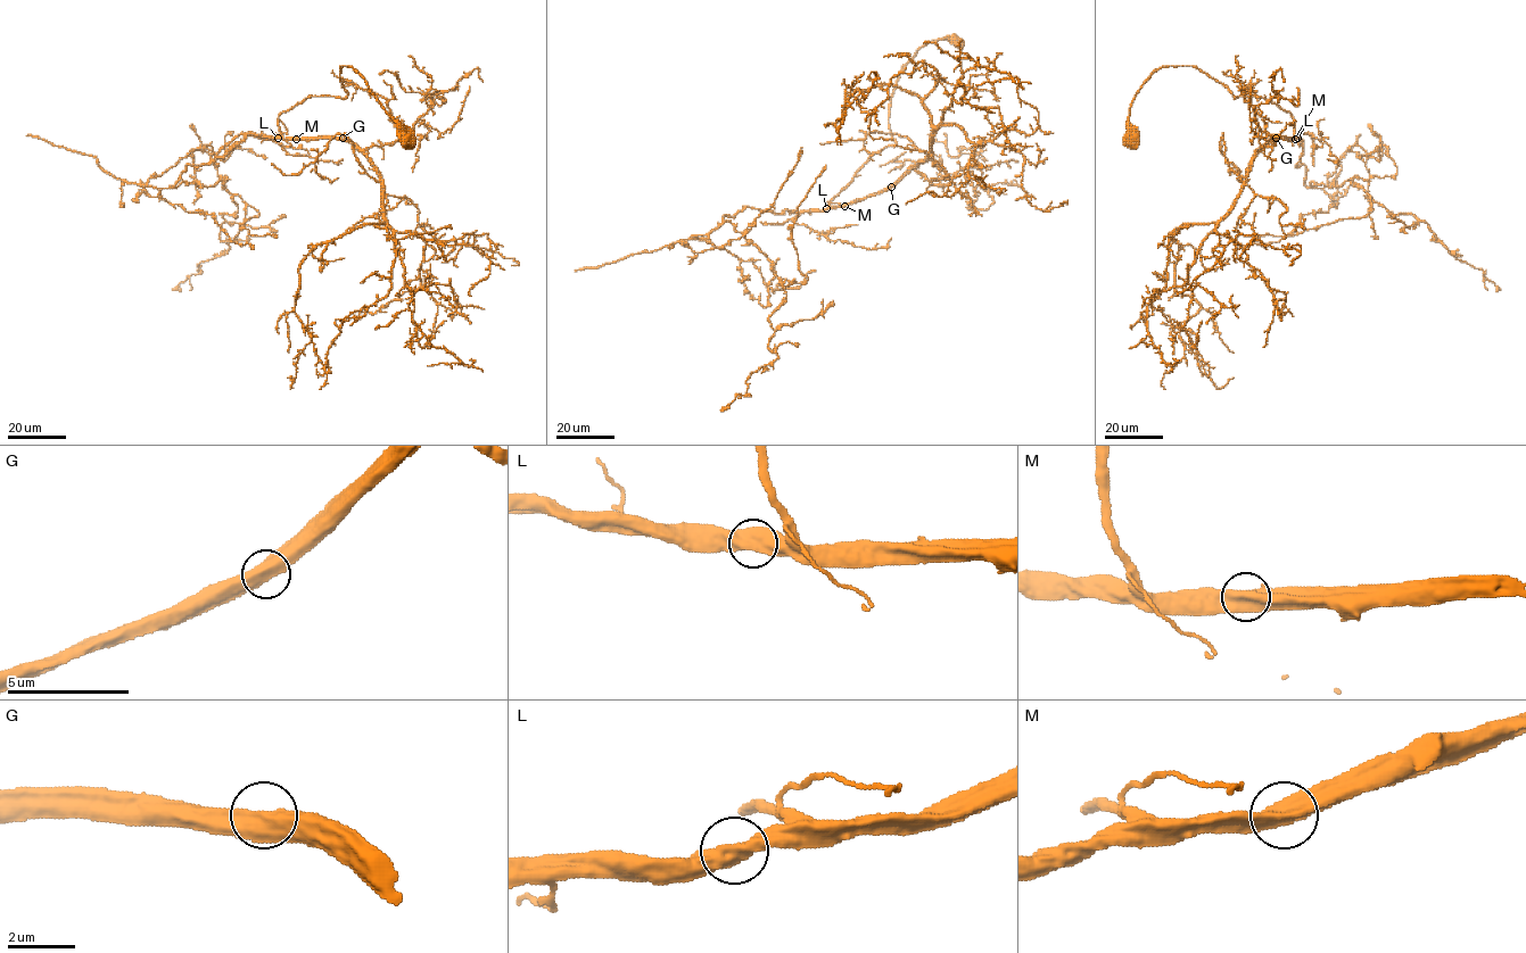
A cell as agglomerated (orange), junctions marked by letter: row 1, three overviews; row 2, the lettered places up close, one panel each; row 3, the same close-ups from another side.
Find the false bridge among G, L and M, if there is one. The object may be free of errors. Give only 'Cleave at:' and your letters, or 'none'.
Cleave at: none

